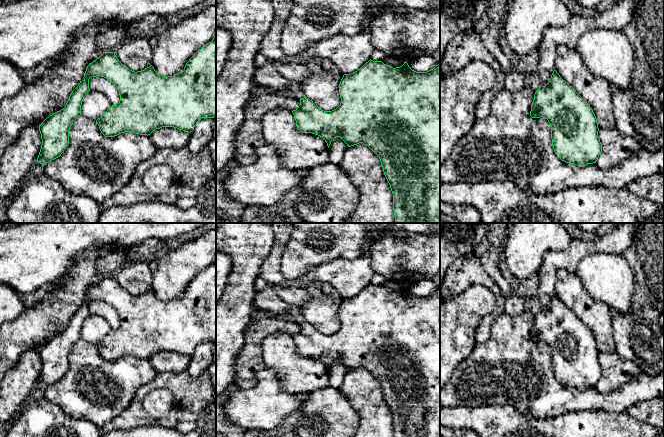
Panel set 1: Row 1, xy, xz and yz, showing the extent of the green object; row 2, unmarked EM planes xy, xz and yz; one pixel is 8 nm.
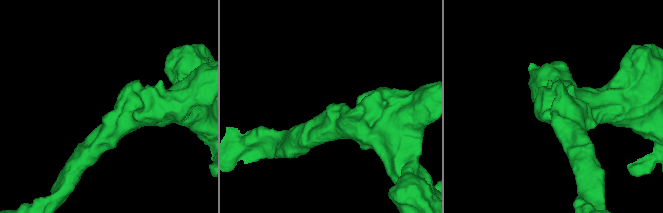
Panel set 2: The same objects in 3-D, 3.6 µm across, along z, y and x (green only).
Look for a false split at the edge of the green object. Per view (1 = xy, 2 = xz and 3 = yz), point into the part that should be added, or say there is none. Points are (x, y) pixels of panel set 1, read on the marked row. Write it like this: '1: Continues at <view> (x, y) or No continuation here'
1: No continuation here
2: No continuation here
3: No continuation here

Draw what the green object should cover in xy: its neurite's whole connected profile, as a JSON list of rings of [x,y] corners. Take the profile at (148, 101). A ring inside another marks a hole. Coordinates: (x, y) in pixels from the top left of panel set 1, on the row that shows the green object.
[[[216,36],[189,59],[181,72],[168,77],[159,75],[152,65],[141,71],[132,71],[119,61],[114,52],[103,52],[87,66],[85,78],[72,91],[65,107],[47,117],[39,126],[42,145],[37,162],[40,164],[46,165],[60,157],[68,146],[69,130],[81,115],[82,101],[90,91],[89,79],[96,76],[112,82],[120,95],[119,103],[112,105],[96,120],[105,137],[125,132],[148,136],[162,127],[191,133],[199,120],[216,116]]]

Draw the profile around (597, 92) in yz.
[[[558,46],[555,70],[590,105],[599,129],[616,128],[611,103],[614,89],[605,79],[588,70],[577,49]]]

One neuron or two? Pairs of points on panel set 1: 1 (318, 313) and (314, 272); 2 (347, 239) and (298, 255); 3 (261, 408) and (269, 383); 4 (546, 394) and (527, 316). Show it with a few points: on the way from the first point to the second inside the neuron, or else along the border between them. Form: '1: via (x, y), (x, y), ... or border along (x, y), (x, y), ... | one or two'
1: border along (302, 286), (309, 282), (325, 281), (337, 290) | two
2: via (335, 246), (327, 251), (310, 251) | one
3: via (267, 402), (268, 389) | one
4: via (527, 375), (522, 370), (522, 335) | one

